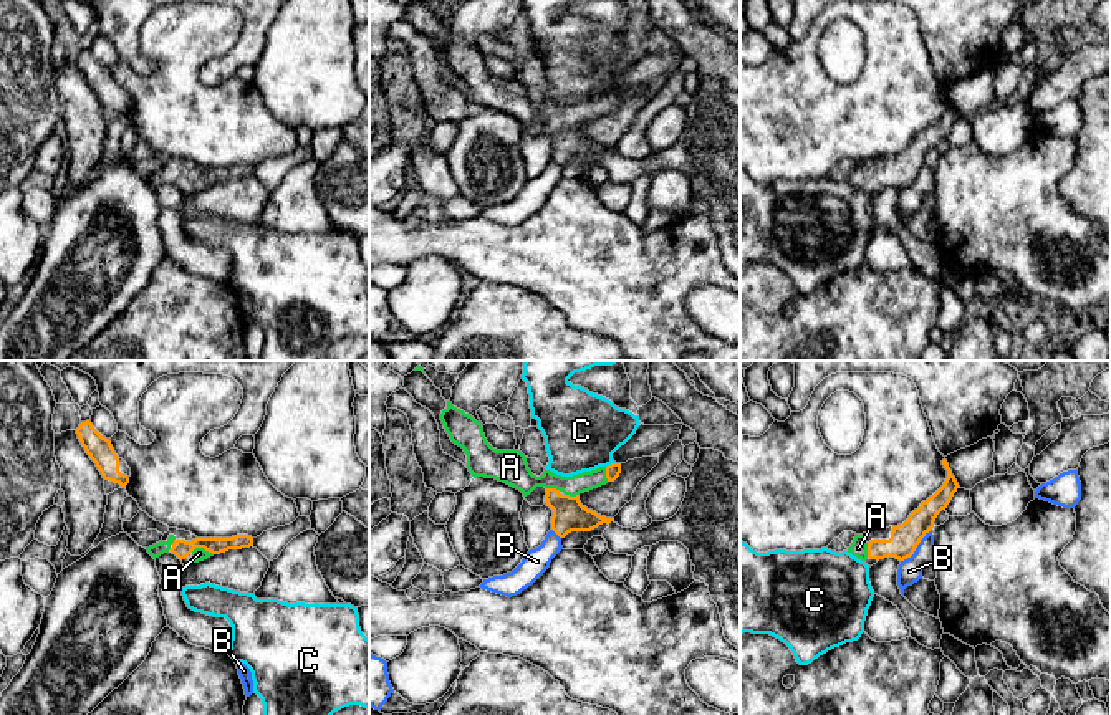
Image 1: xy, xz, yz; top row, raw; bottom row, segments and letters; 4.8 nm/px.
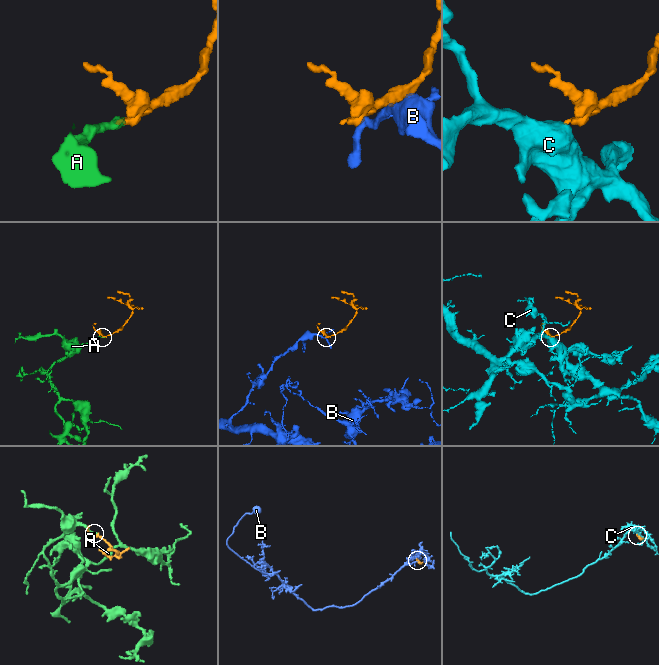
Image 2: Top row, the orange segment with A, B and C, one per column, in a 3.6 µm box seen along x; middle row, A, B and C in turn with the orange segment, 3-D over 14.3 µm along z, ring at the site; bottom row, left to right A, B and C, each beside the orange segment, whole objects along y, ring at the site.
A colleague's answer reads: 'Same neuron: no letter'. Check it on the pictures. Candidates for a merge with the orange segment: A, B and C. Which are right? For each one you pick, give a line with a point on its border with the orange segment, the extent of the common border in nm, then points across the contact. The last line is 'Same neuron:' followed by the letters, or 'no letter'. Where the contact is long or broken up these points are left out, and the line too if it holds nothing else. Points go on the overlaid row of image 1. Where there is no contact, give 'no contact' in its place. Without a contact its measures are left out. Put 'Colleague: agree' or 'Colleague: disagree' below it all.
A: contact xy (202, 547); length 110 nm; way xy (181, 548), (202, 547), (199, 553)
Same neuron: A
Colleague: disagree

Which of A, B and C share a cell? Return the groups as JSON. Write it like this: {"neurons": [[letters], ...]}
{"neurons": [["A"], ["B"], ["C"]]}

